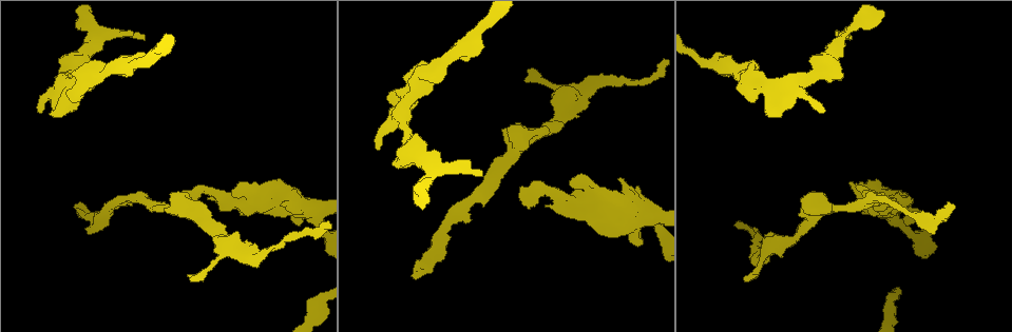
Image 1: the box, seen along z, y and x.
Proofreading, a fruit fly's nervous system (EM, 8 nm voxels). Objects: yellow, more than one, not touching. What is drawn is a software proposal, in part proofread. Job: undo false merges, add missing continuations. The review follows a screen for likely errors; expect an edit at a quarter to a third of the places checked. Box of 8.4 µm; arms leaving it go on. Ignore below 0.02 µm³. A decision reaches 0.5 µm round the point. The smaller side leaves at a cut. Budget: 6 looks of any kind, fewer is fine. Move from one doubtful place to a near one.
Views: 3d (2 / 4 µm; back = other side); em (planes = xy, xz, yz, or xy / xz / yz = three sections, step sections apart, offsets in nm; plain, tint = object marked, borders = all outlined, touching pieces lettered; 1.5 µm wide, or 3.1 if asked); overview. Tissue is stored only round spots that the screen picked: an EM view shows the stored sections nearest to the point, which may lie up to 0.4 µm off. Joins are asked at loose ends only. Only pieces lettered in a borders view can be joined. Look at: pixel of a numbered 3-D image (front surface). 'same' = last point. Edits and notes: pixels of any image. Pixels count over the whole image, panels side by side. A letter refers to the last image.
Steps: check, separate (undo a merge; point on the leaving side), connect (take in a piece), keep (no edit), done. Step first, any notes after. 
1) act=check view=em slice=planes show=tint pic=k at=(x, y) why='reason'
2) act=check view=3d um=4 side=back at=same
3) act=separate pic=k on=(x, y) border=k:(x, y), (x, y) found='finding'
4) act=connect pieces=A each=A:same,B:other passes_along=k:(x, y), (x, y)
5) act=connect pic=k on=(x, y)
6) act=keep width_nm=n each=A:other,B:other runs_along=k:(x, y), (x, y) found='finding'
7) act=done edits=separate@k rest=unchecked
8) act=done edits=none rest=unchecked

act=check view=3d um=2 side=back pic=1 at=(825, 110) why='an open end'

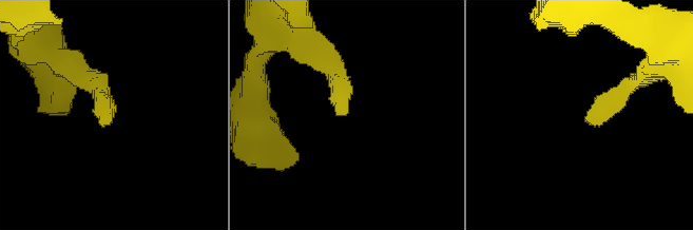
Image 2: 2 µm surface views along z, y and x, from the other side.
act=check view=em slice=yz step=4 show=borders pic=2 at=(584, 118)

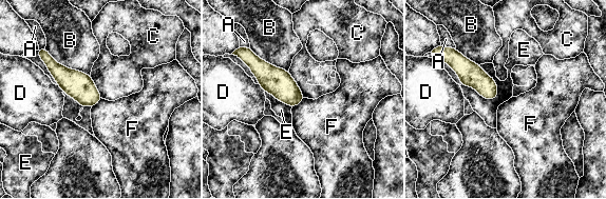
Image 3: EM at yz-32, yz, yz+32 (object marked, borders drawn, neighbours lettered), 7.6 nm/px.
act=check view=em slice=xz step=8 show=borders at=same

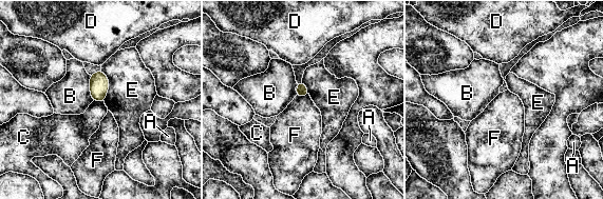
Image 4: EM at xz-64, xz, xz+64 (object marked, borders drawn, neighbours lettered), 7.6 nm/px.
act=keep each=A:other,B:other,C:other,D:other,E:other,F:other border=4:(308, 94), (302, 97), (295, 97) found='none of them fits'

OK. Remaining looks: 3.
act=check view=em slice=planes show=plain pic=1 at=(951, 206) why='branch stops here'

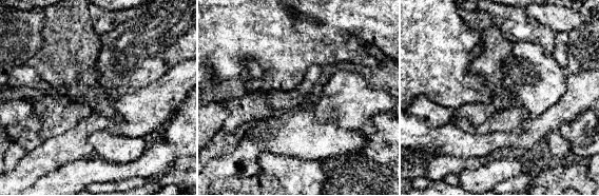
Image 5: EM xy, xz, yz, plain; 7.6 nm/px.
act=check view=em slice=planes show=borders at=same why='what lies round it'

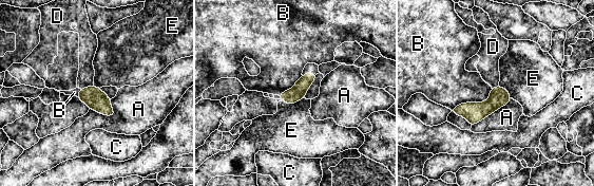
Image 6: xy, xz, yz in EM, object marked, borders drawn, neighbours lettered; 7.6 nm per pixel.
act=connect pieces=D each=A:other,B:other,C:other,D:same,E:other passes_along=6:(93, 96), (87, 87), (85, 74) found='it goes on there'

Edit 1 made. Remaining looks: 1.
act=check view=em slice=planes show=borders pic=1 at=(277, 248) why='calibre changes'

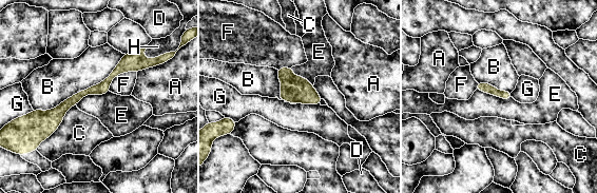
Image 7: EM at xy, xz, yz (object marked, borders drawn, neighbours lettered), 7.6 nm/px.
act=keep each=A:other,B:other,C:other,D:other,E:other,F:other,G:other,H:other border=7:(124, 54), (101, 81), (33, 110) found='one neuron here'

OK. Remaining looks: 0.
act=done edits=connect@6 rest=unchecked

